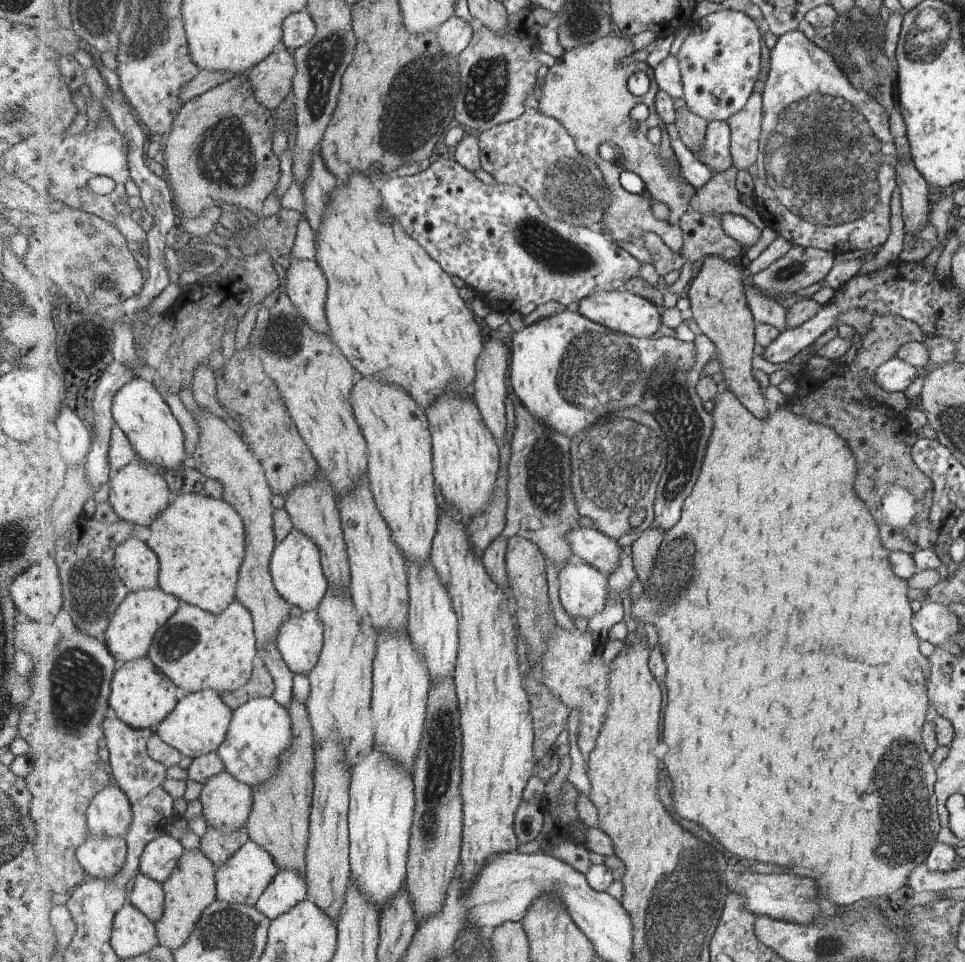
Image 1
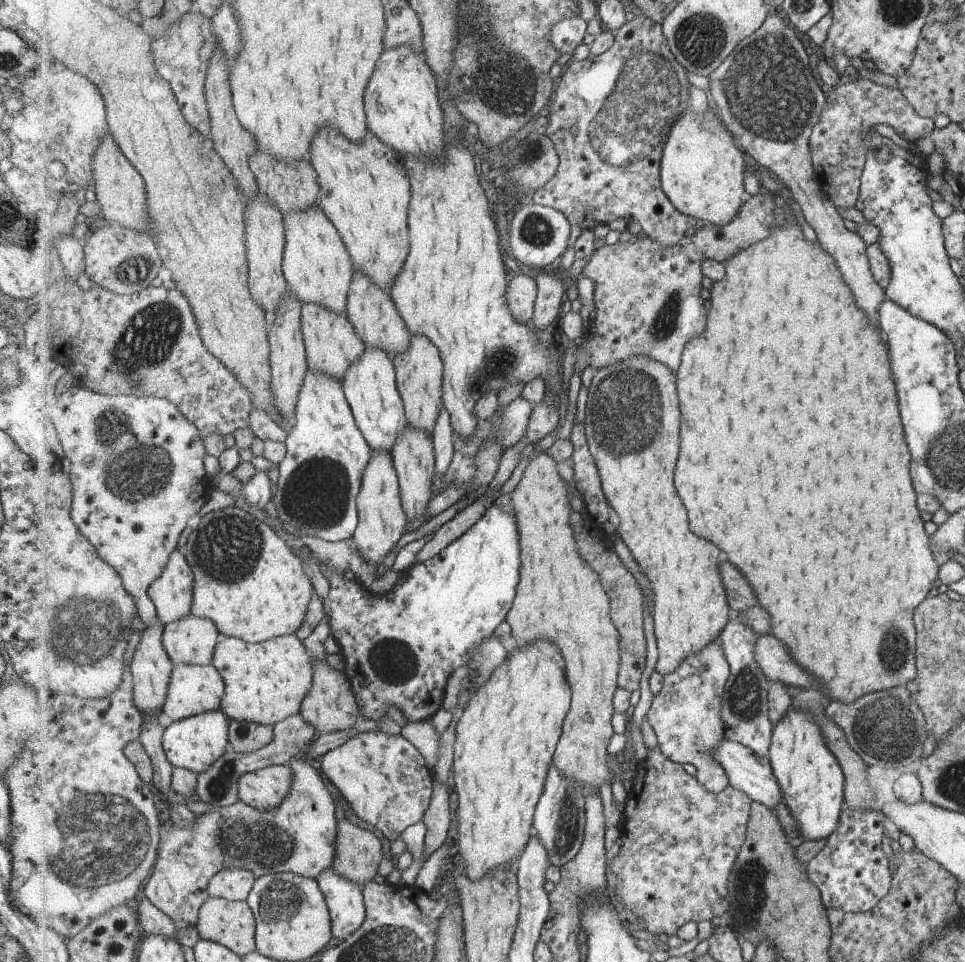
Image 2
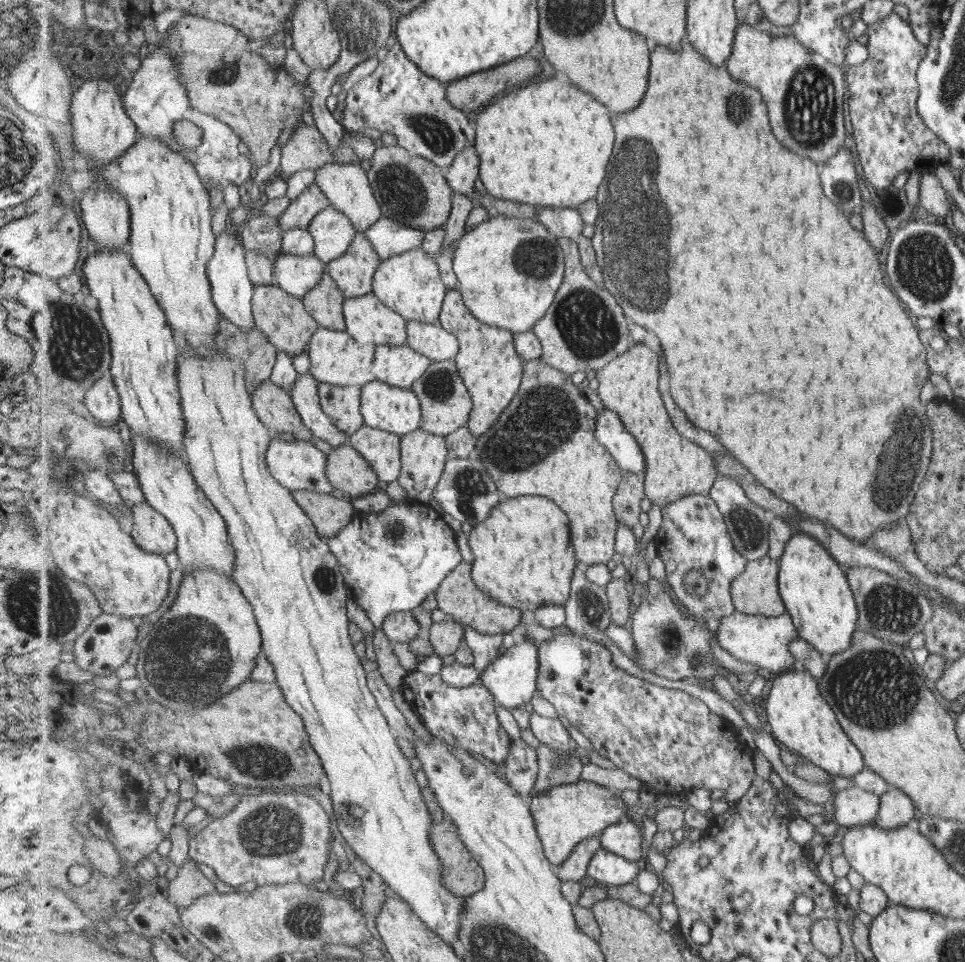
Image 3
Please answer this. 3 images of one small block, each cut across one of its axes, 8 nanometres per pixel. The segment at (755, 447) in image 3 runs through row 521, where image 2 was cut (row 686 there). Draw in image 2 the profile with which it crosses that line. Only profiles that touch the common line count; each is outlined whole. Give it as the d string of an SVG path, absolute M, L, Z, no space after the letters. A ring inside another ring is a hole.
M797 222L778 225L773 228L769 238L730 256L724 265L727 278L723 282L714 281L710 290L713 306L709 310L709 328L705 334L691 340L691 346L687 346L683 354L683 366L677 376L683 406L683 454L675 472L675 484L689 510L691 530L695 530L697 536L717 544L745 574L749 584L753 584L761 604L765 604L773 616L774 635L789 648L795 662L819 680L819 688L829 694L831 701L851 704L871 692L891 689L915 678L918 673L918 659L915 658L918 631L913 626L911 612L915 612L919 602L931 598L931 590L935 590L939 584L939 563L931 550L931 534L927 534L927 522L923 522L923 510L919 510L919 494L915 494L907 474L907 468L911 466L911 450L907 450L903 440L895 386L889 376L890 359L887 360L889 351L885 350L884 333L857 304L853 290L843 280L837 260L828 254L818 240L806 240ZM735 332L737 340L753 340L755 354L735 354ZM821 584L827 584L825 598L809 598L809 590L817 586L821 588ZM847 636L849 640L857 640L857 636L861 636L861 644L847 644Z

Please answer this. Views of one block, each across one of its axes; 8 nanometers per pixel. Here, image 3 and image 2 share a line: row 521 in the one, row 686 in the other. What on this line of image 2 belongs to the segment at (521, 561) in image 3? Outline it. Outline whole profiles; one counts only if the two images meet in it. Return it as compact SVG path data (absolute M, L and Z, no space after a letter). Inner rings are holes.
M535 640L533 644L525 646L525 648L516 648L509 652L509 658L505 664L501 664L489 678L489 682L475 694L475 698L469 702L469 706L464 711L459 721L457 722L457 739L454 746L453 758L453 780L455 784L455 792L457 794L458 807L456 809L457 817L457 842L460 856L465 866L467 866L467 874L471 880L479 880L485 874L491 874L493 868L497 866L507 866L511 862L517 861L523 850L529 844L533 834L534 814L539 799L542 797L544 786L546 785L546 778L550 772L550 768L554 762L555 751L559 744L560 738L563 734L564 722L567 715L570 713L570 706L572 701L572 690L567 680L565 670L565 656L559 650L559 646L555 642L539 642Z

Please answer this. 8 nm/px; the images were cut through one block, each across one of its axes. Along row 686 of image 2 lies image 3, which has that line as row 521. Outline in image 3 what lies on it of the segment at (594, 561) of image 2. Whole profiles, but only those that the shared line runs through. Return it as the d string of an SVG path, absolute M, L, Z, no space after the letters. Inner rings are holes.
M625 472L622 484L614 496L614 509L619 524L633 528L641 516L641 502L646 496L645 476Z

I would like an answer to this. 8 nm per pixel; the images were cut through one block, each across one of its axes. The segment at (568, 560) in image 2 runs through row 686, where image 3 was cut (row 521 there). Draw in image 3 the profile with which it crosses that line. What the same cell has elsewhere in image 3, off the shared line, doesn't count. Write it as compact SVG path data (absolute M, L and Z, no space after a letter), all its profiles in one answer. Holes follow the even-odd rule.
M542 360L526 362L525 369L518 396L503 412L499 422L478 437L476 450L505 498L517 498L523 494L555 498L570 518L576 558L585 567L607 564L617 551L619 522L614 496L622 484L625 470L599 442L597 408L579 392L571 374ZM551 432L555 438L551 438ZM521 480L531 484L519 488L521 484L517 482Z

